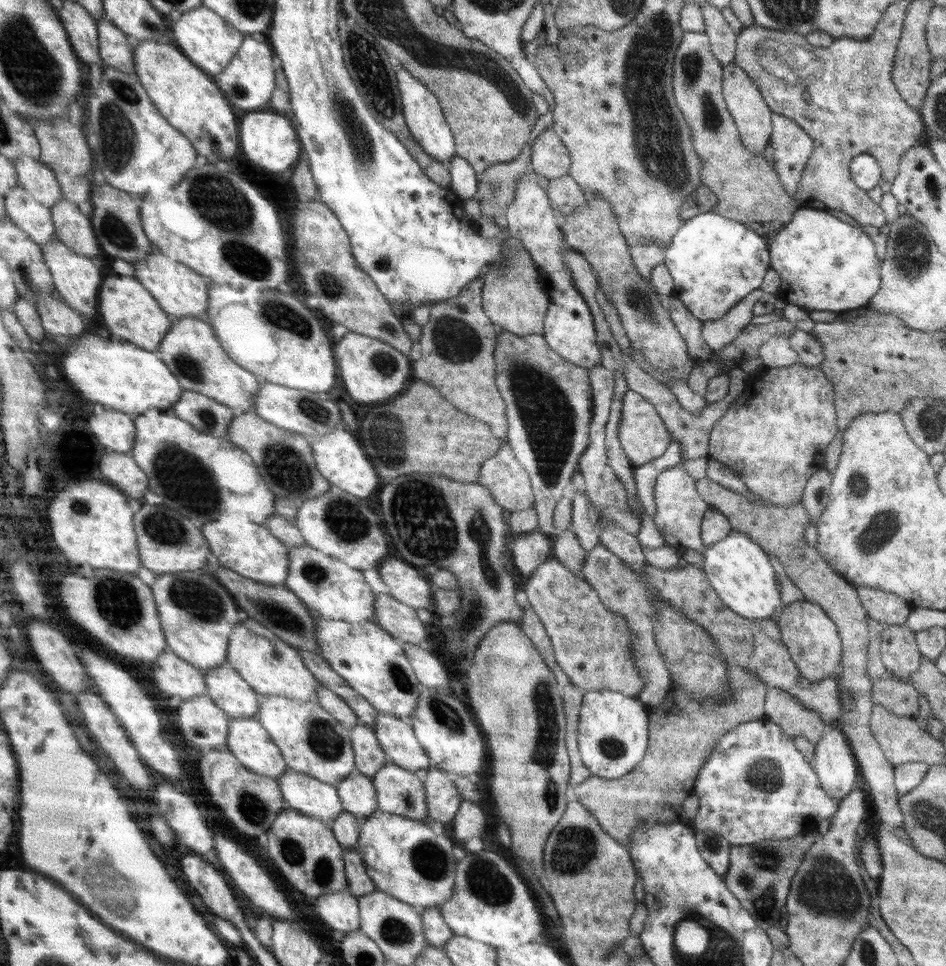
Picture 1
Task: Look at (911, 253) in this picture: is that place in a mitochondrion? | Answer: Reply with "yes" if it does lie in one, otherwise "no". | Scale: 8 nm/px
yes

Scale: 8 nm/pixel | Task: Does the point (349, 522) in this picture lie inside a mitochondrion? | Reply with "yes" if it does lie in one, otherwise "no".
yes

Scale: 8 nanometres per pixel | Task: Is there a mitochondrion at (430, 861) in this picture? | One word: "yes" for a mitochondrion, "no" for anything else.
yes

